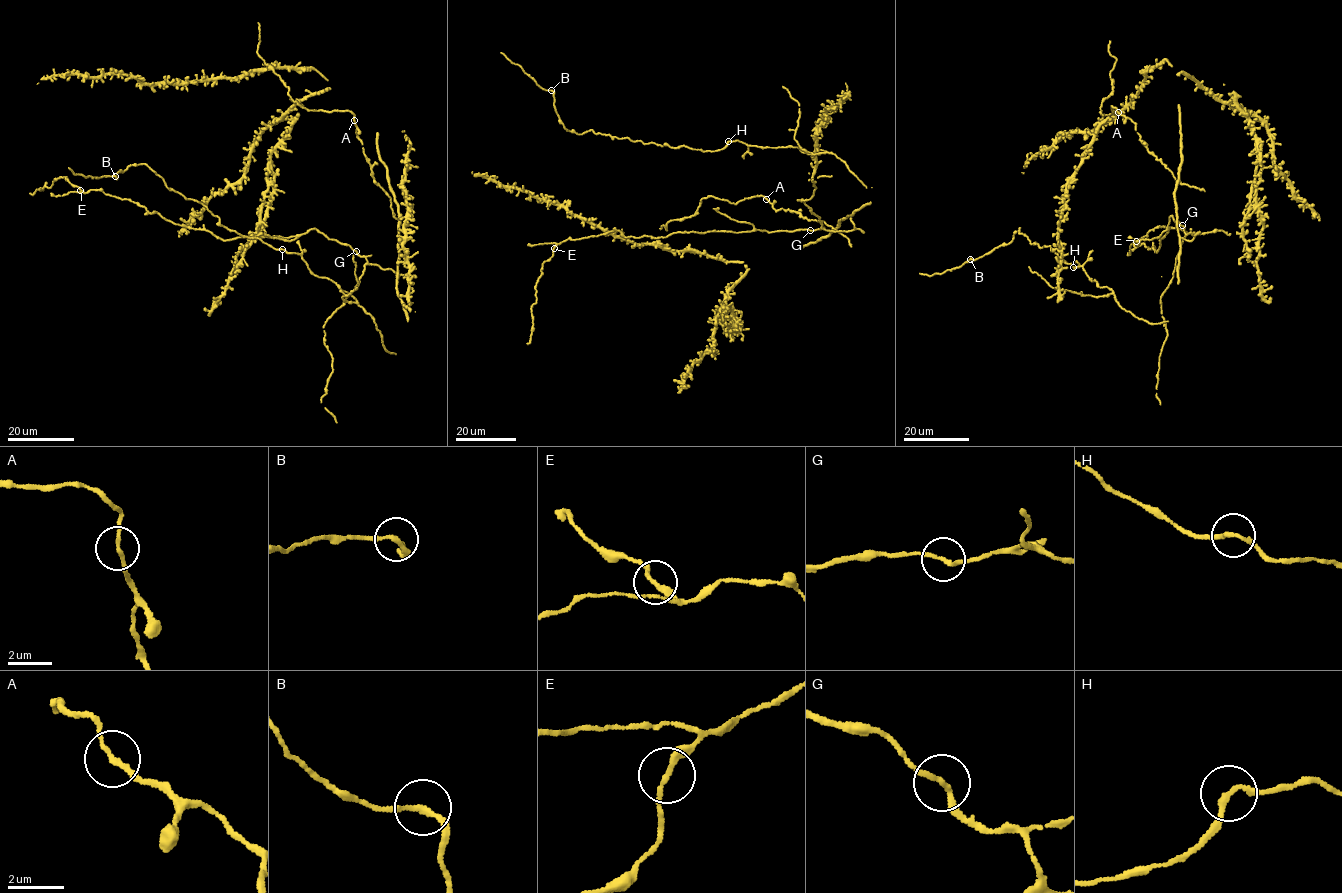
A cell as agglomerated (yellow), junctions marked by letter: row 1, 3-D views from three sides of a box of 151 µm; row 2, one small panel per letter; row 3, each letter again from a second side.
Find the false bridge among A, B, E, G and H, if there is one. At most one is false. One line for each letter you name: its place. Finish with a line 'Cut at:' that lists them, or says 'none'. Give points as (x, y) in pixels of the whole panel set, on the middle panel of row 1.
Cut at: none

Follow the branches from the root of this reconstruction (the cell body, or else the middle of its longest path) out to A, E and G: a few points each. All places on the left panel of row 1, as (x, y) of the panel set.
A: (398, 213), (393, 213), (389, 197), (375, 181), (354, 120)
E: (398, 213), (397, 278), (315, 229), (288, 238), (222, 240), (128, 199), (81, 189)
G: (398, 213), (397, 278), (398, 275), (391, 269), (370, 264), (356, 251)

